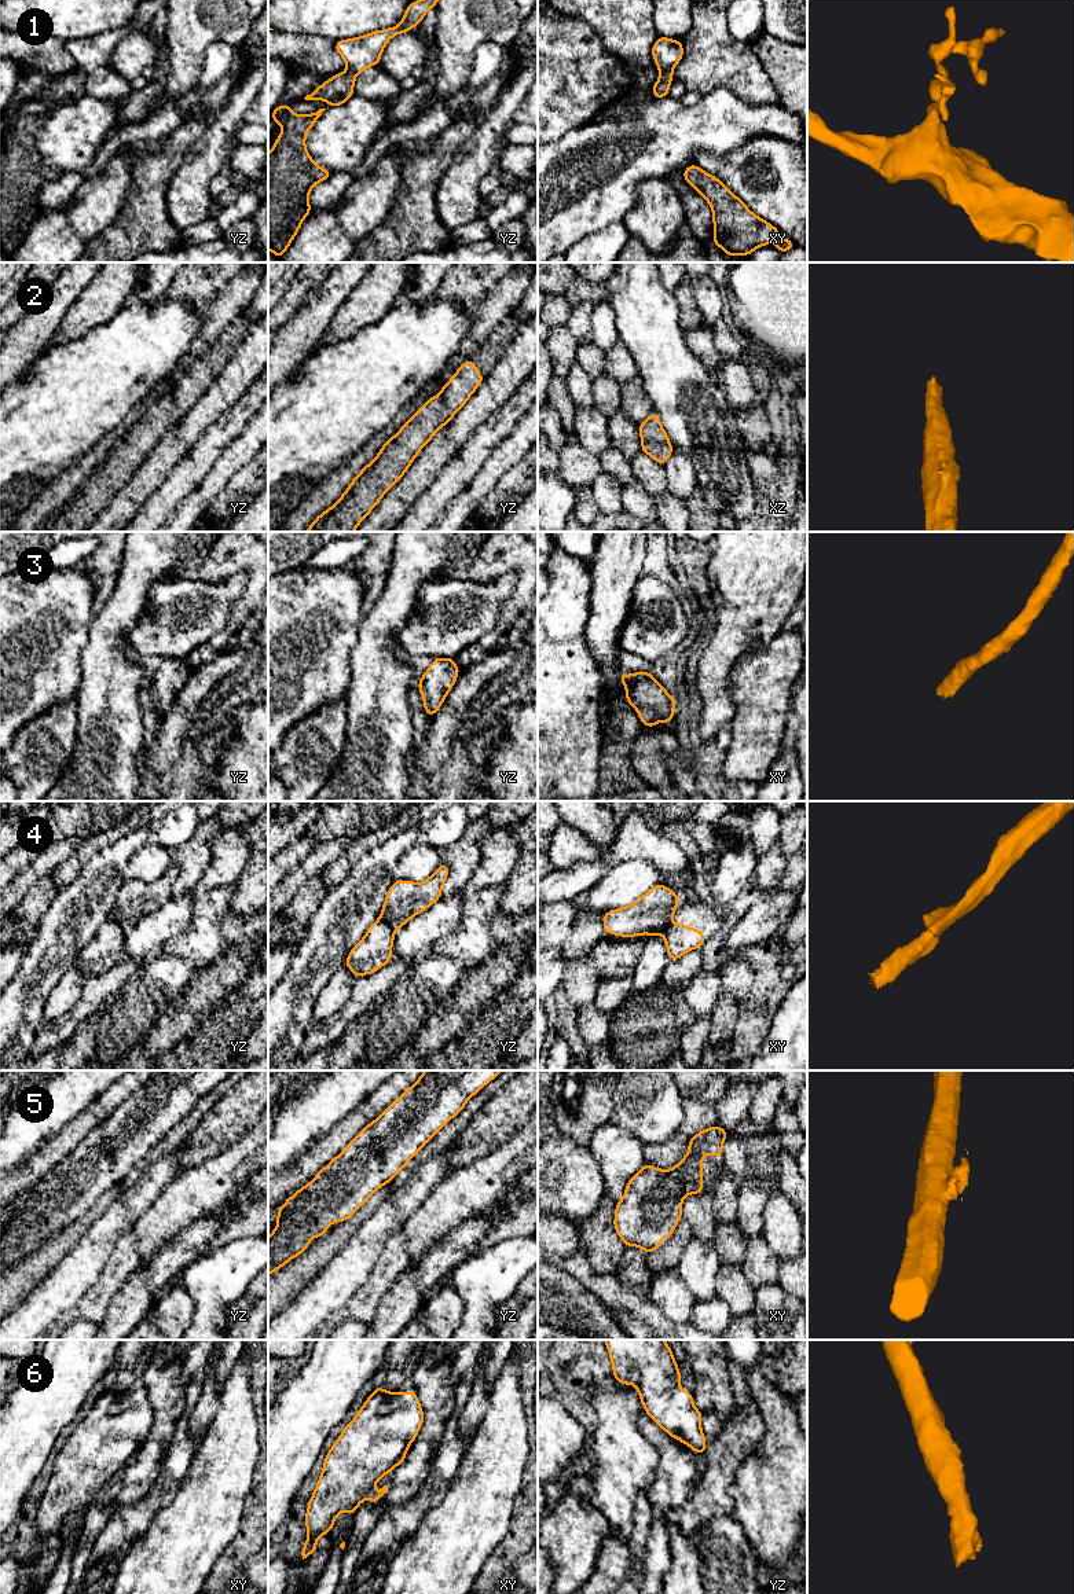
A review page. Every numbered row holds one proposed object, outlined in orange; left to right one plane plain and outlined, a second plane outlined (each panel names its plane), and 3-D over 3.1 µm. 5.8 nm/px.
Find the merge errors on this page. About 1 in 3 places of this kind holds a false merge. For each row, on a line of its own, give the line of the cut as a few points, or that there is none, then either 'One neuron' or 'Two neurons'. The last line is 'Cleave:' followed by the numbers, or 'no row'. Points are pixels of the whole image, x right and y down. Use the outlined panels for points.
1: Split along xy (671, 70), (660, 73). Two neurons
2: No split. One neuron
3: No split. One neuron
4: Split along yz (380, 915), (395, 929). Two neurons
5: Split along xy (669, 1170), (678, 1181), (684, 1196). Two neurons
6: No split. One neuron
Cleave: 1, 4, 5

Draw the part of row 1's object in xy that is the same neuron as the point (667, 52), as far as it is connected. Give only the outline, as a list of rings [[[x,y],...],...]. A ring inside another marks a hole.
[[[659,37],[652,47],[652,55],[660,73],[672,71],[683,56],[682,43],[667,37]]]

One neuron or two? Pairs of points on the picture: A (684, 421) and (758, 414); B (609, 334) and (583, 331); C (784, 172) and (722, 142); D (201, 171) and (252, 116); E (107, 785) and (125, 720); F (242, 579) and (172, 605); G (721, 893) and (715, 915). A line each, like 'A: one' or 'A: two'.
A: two
B: two
C: two
D: two
E: one
F: one
G: two

